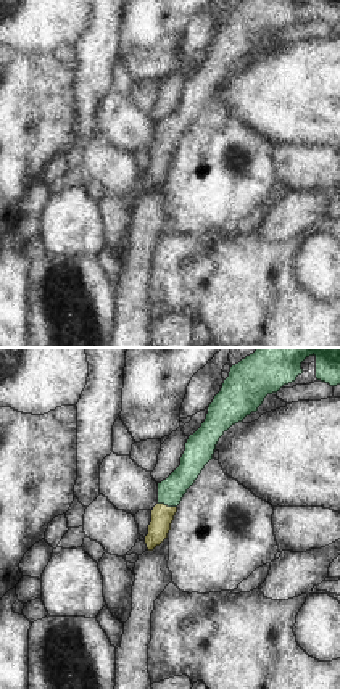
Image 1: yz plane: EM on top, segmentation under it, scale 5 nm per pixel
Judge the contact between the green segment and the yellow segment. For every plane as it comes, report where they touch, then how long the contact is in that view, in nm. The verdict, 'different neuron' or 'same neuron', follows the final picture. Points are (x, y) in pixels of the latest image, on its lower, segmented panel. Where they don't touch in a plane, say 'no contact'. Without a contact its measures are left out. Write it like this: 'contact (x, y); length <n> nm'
contact (168, 506); length 100 nm

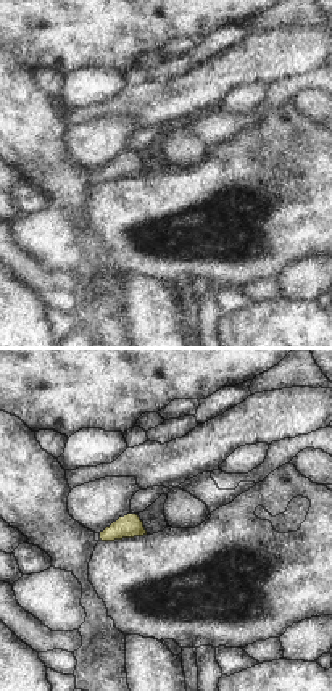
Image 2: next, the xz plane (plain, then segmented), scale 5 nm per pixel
no contact

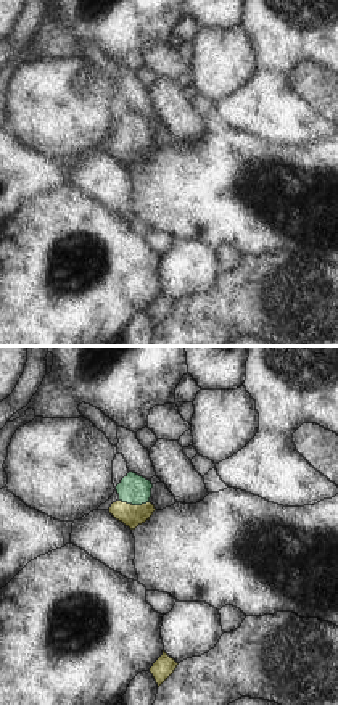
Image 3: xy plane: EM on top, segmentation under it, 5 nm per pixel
contact (134, 504); length 150 nm

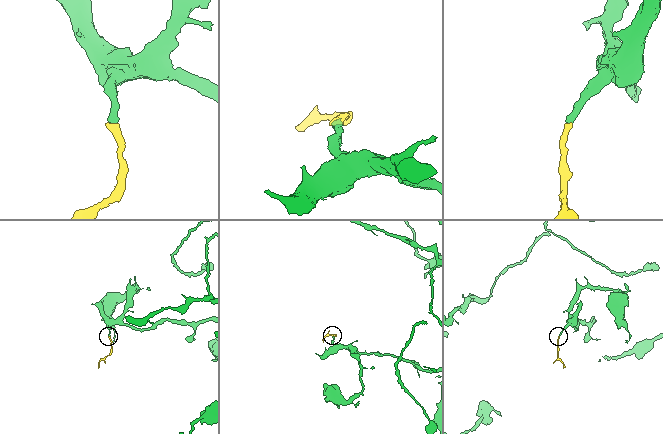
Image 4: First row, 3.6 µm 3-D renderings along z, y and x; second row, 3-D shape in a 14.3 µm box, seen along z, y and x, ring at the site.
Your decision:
same neuron

